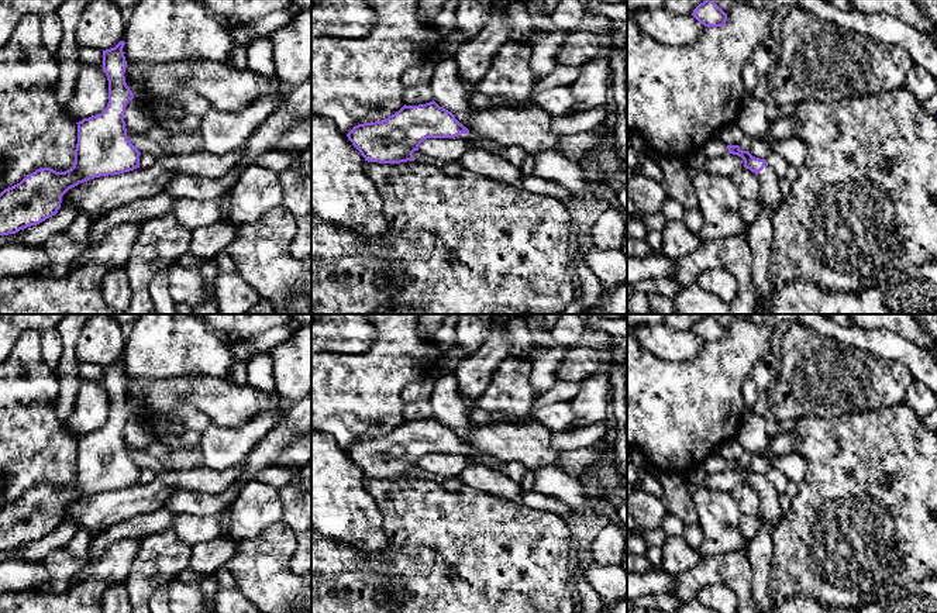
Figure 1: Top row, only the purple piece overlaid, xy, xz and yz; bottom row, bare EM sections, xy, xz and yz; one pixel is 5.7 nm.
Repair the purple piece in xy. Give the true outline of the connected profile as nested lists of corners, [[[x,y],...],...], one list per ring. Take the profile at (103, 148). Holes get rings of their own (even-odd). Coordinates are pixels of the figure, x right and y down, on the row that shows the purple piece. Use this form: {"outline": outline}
{"outline": [[[125,42],[103,51],[103,70],[108,80],[108,103],[97,116],[83,118],[77,124],[75,163],[65,172],[39,168],[27,175],[20,183],[0,193],[0,235],[15,234],[23,228],[39,224],[58,213],[62,196],[79,183],[94,178],[120,175],[139,168],[141,152],[130,142],[124,121],[125,107],[134,99],[125,83],[127,61],[123,52]]]}

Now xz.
{"outline": [[[434,100],[418,106],[403,106],[386,120],[364,123],[355,125],[348,134],[348,140],[368,162],[400,163],[413,159],[413,152],[427,138],[452,138],[471,142],[471,132],[455,116],[440,107]]]}

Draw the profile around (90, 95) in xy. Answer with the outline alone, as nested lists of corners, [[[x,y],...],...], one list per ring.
[[[80,62],[76,86],[66,103],[68,117],[79,123],[100,114],[107,103],[108,80],[104,70]]]

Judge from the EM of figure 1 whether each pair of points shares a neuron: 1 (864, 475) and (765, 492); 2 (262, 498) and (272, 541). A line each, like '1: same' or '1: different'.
1: different
2: different

